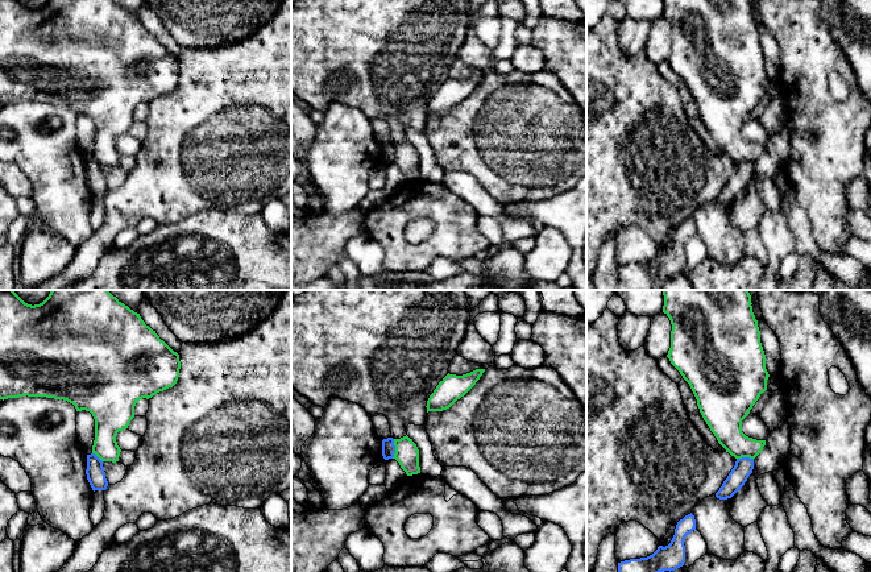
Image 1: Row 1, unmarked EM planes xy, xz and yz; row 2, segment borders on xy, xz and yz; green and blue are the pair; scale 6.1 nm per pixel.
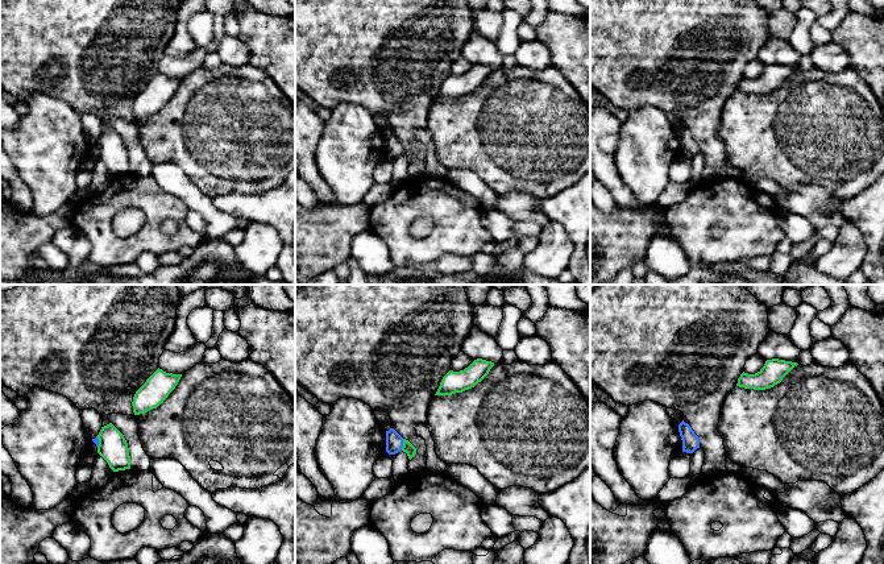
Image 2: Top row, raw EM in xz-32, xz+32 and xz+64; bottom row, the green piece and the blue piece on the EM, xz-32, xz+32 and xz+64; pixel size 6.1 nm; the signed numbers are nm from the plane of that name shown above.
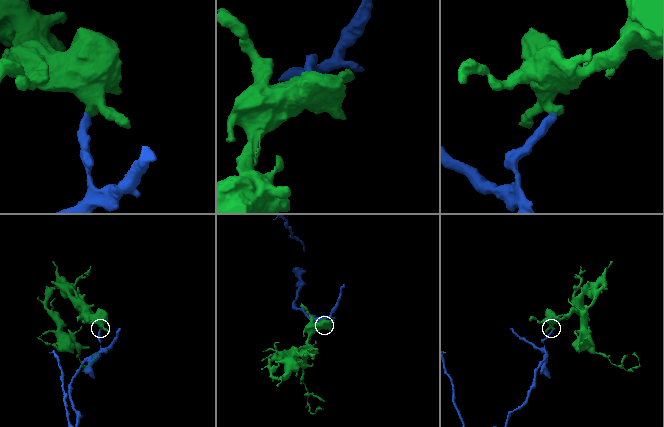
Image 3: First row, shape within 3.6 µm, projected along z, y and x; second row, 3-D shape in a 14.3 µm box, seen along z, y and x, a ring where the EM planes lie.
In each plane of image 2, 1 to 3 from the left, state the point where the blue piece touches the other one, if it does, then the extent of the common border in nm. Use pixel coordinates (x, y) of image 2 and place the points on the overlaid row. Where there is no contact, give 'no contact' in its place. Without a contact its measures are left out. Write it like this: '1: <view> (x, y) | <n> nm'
1: xz-32 (99, 442) | 60 nm
2: xz+32 (403, 444) | 80 nm
3: no contact

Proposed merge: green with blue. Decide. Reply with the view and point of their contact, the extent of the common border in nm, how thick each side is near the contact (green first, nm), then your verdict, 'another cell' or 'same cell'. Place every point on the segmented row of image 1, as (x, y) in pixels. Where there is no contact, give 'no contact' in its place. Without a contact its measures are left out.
xz (395, 448) | 120 nm | 140/80 nm | another cell

